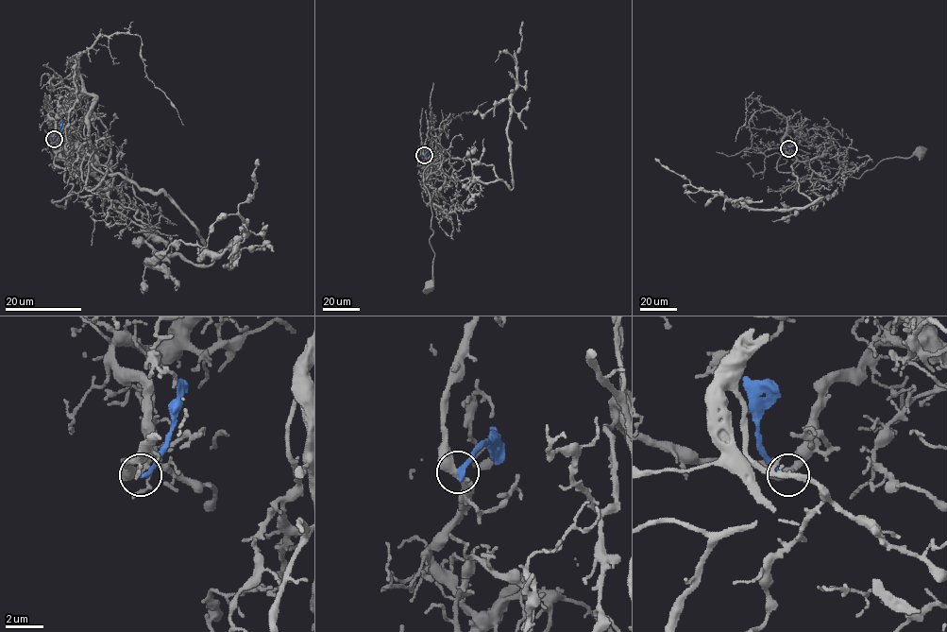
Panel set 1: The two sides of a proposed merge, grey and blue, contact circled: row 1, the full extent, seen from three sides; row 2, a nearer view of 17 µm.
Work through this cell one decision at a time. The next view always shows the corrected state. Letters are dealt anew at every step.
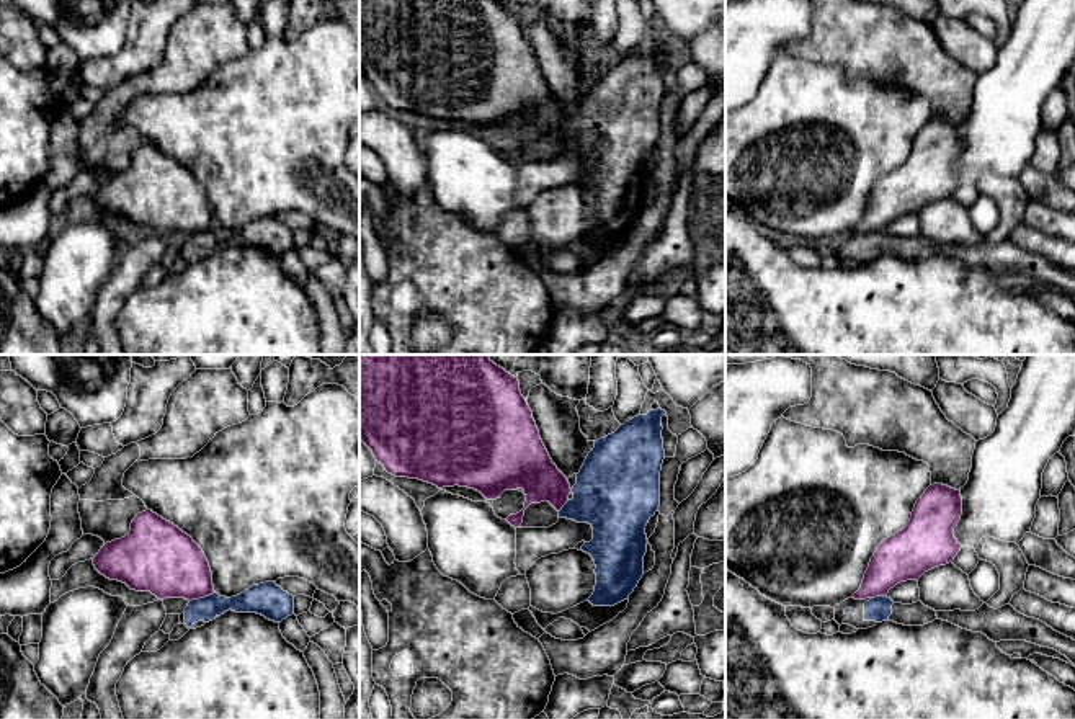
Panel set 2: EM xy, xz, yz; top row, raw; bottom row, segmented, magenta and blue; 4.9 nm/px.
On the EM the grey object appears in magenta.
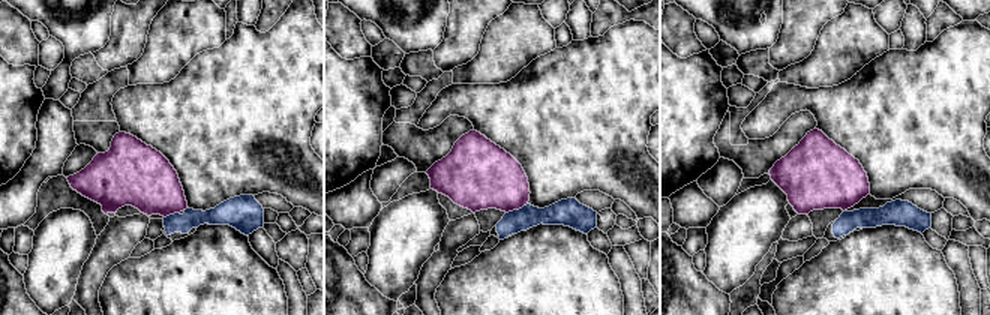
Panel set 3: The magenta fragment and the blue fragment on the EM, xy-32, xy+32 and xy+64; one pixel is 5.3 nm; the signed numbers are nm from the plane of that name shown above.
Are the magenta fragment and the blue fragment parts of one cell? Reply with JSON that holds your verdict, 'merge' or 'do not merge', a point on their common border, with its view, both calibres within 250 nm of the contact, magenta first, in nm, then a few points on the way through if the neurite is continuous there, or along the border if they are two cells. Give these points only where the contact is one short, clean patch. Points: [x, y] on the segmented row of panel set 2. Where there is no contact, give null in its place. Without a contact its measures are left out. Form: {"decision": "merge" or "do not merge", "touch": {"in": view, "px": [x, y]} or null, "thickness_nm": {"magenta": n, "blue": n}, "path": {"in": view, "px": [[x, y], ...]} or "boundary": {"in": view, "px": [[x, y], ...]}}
{"decision": "do not merge", "touch": {"in": "xy", "px": [201, 597]}, "thickness_nm": {"magenta": 340, "blue": 120}, "boundary": {"in": "xy", "px": [[214, 592], [190, 602]]}}

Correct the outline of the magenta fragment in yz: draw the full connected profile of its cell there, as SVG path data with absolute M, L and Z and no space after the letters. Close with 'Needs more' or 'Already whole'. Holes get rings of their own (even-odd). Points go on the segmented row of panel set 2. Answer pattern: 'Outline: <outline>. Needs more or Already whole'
Outline: M930 485L917 500L907 526L877 546L861 588L851 598L885 596L897 583L918 580L925 572L952 562L962 547L954 538L961 515L961 489Z. Already whole

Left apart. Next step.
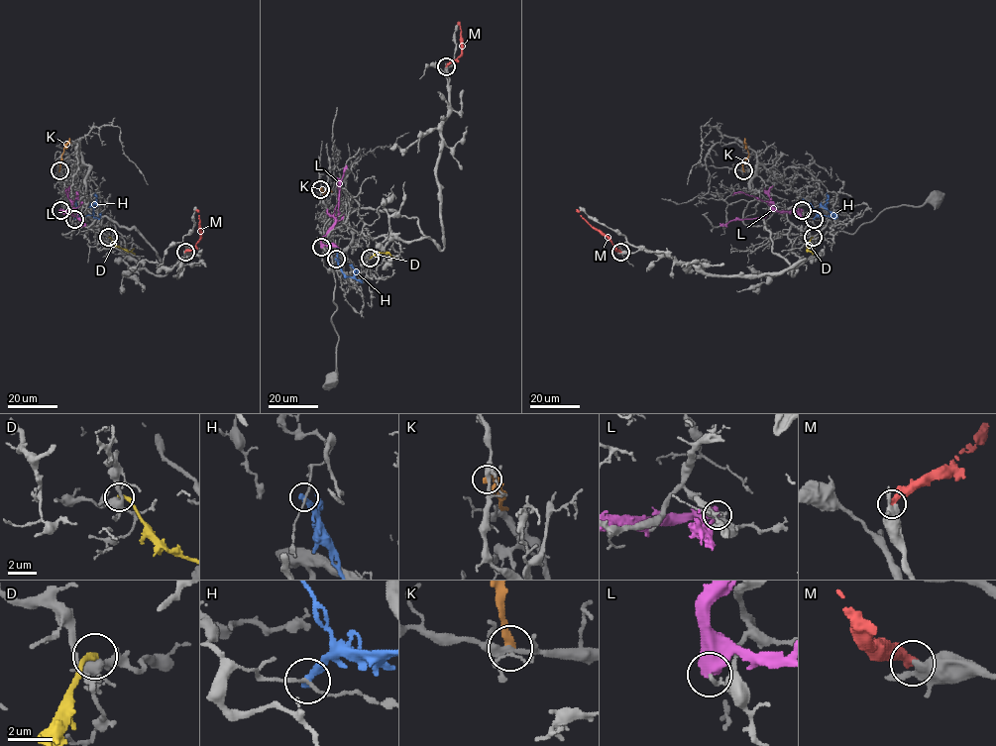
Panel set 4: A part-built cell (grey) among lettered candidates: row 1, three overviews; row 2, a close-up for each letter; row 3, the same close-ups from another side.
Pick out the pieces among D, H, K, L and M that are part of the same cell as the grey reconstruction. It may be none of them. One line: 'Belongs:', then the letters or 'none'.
Belongs: none

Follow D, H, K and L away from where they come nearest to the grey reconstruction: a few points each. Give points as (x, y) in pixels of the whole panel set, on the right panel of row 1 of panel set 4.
D: (813, 237), (807, 247), (813, 255)
H: (814, 219), (831, 215), (827, 207), (826, 193)
K: (743, 170), (742, 161), (748, 154), (744, 138)
L: (802, 210), (774, 209), (764, 217), (736, 219), (724, 225), (719, 223)

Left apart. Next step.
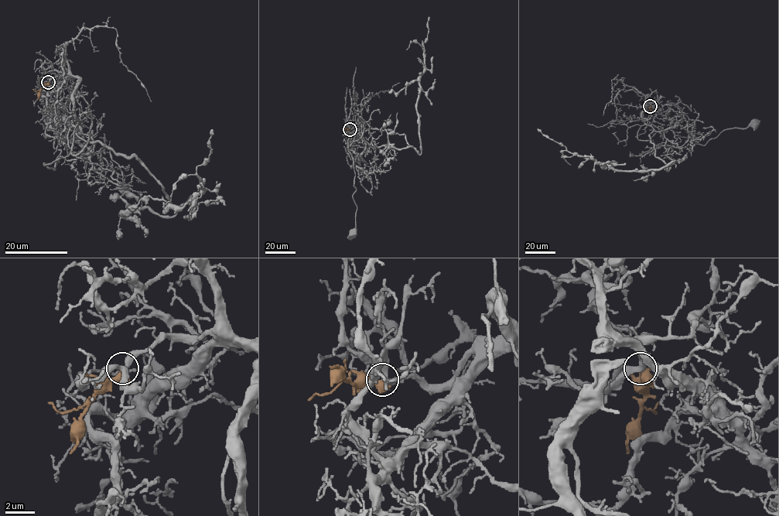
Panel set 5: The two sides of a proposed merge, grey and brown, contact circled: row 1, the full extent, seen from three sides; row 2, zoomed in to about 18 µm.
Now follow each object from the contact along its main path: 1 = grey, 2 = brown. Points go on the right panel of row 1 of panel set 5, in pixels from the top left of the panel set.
1: (650, 105), (641, 114), (644, 124), (637, 138), (660, 145), (705, 145), (728, 128), (755, 122)
2: (650, 105), (648, 114)

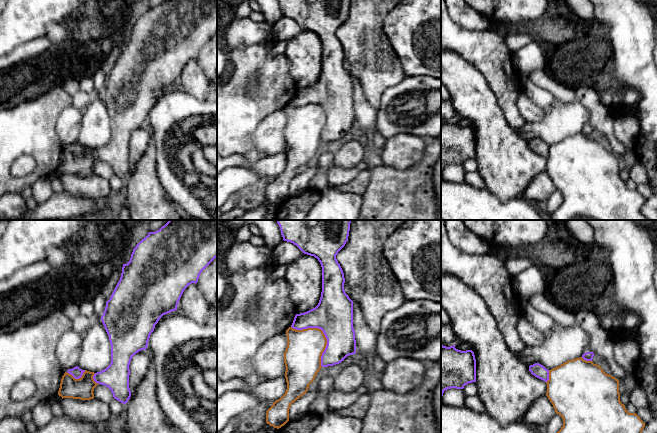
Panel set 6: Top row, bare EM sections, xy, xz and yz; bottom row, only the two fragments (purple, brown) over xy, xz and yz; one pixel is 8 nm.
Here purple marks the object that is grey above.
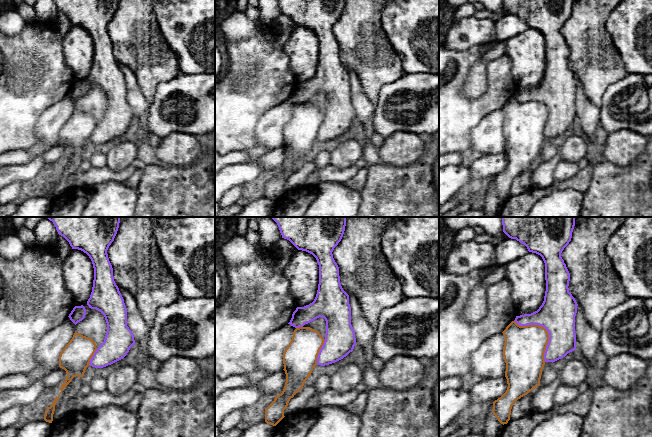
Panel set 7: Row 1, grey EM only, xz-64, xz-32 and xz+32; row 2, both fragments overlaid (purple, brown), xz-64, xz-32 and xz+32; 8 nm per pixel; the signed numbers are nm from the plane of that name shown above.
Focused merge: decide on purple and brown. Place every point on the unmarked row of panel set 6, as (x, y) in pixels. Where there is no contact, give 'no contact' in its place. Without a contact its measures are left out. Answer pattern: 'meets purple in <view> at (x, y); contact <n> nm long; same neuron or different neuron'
meets purple in xz at (323, 108); contact 420 nm long; different neuron

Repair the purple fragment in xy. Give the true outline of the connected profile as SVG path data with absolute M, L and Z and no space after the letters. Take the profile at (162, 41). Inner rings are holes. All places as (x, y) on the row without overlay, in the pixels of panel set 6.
M165 0L155 8L149 8L133 25L130 37L123 40L122 49L101 92L111 120L110 141L94 150L96 159L108 163L114 175L126 180L131 173L129 164L129 141L132 133L146 126L151 109L159 95L177 86L184 66L197 59L201 48L217 33L217 0Z

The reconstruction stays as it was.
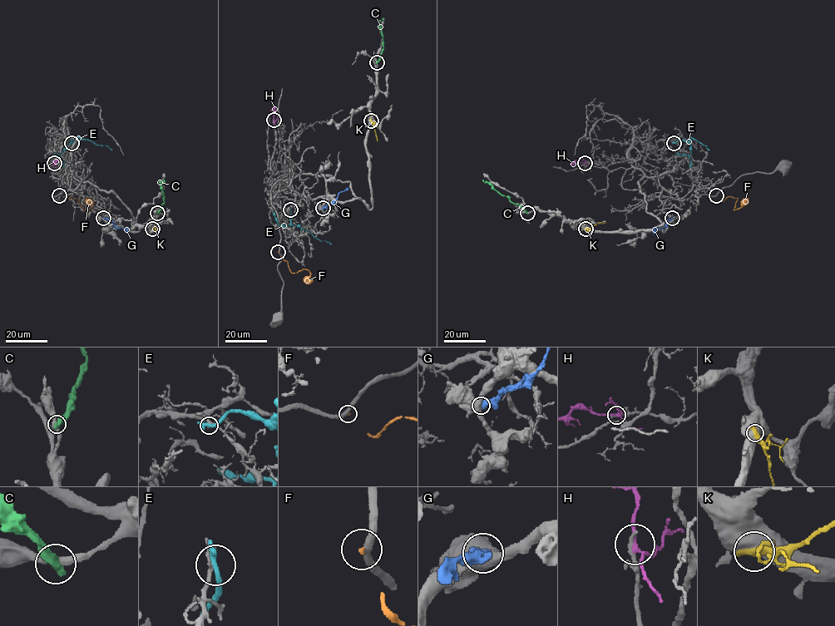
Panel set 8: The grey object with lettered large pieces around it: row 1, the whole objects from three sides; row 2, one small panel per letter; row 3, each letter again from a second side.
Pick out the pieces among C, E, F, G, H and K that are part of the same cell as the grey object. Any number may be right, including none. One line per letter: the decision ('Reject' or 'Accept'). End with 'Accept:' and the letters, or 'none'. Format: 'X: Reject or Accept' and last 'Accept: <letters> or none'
C: Reject
E: Reject
F: Reject
G: Reject
H: Reject
K: Reject
Accept: none

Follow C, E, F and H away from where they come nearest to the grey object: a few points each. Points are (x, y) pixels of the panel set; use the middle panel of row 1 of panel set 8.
C: (377, 62), (383, 47), (379, 23), (383, 18)
E: (290, 209), (291, 223), (331, 244)
F: (278, 252), (288, 262), (292, 273), (307, 269), (310, 277), (307, 283)
H: (274, 120), (274, 110), (270, 110)

